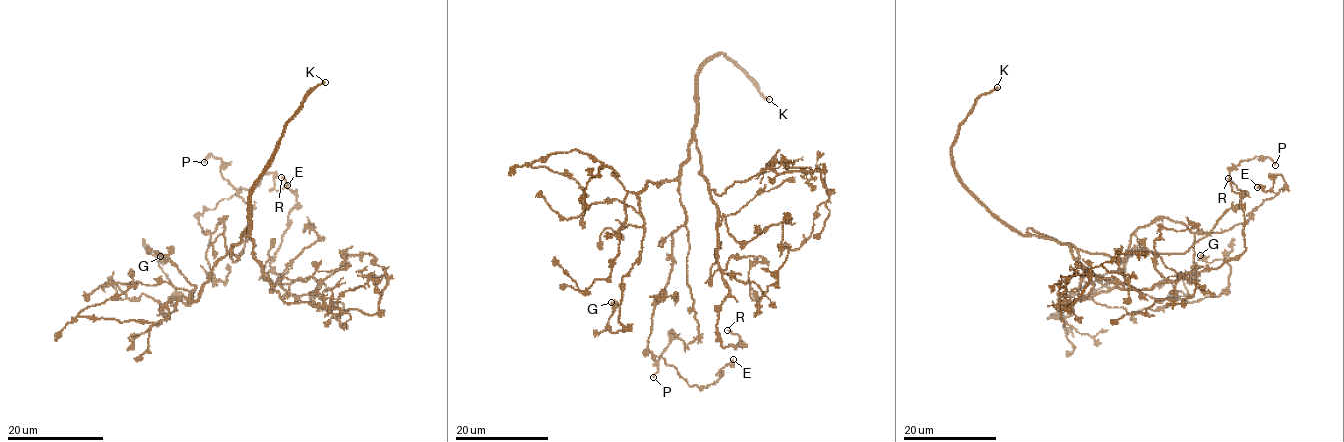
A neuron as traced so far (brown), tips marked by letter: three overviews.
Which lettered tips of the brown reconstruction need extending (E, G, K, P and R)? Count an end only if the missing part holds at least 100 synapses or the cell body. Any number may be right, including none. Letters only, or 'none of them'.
K

